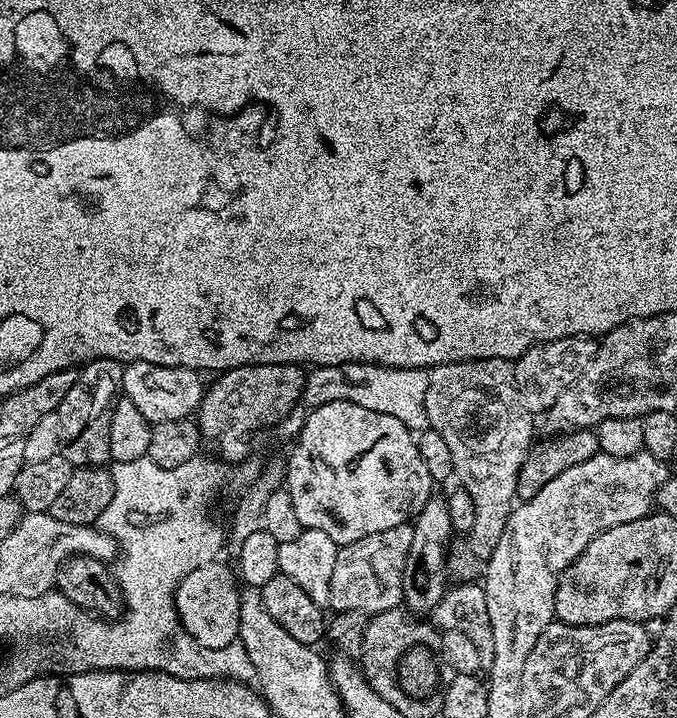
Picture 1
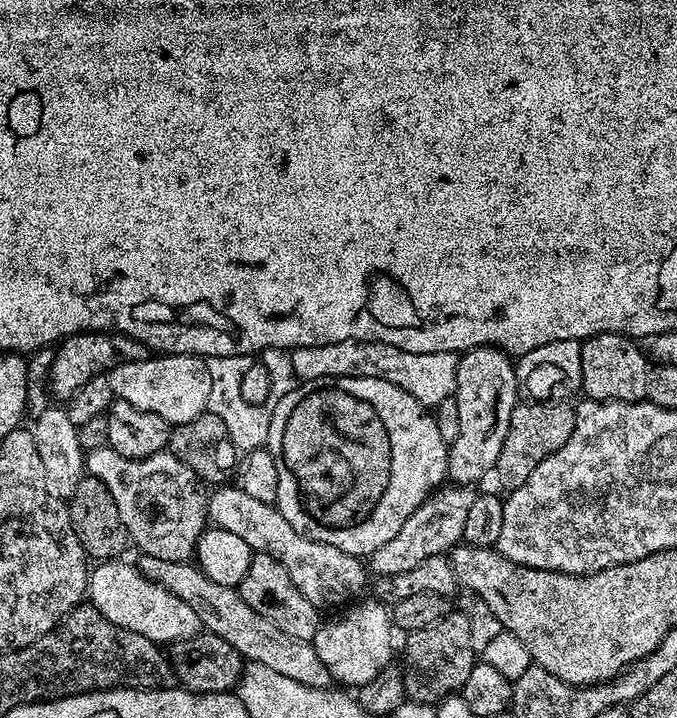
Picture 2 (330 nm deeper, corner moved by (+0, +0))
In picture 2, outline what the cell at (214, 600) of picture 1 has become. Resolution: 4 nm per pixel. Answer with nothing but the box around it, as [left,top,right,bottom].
[87,559,202,646]

